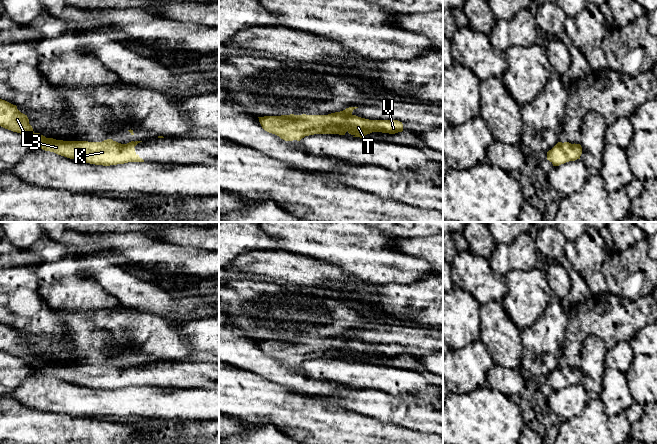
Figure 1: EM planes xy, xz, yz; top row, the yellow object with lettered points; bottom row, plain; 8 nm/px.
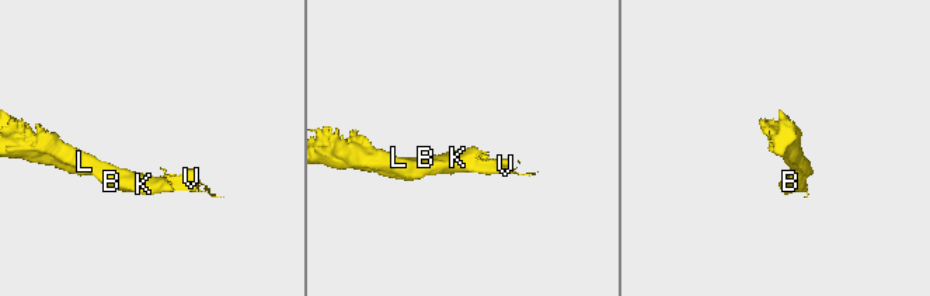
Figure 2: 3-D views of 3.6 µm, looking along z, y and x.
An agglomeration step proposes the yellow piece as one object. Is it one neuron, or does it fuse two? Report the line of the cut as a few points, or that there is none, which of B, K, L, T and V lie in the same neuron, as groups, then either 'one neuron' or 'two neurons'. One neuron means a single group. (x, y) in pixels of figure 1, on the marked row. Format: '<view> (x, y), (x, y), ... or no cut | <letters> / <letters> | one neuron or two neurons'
no cut | B K L T V | one neuron

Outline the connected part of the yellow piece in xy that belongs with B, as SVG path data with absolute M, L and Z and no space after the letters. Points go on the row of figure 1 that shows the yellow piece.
M0 99L0 126L17 132L26 136L30 141L33 142L37 147L45 150L54 152L58 155L90 163L95 165L117 165L124 164L128 162L144 162L142 158L135 152L135 146L142 141L131 141L127 144L121 144L112 139L107 139L102 142L88 142L88 141L63 141L56 140L53 138L46 138L40 133L35 133L32 126L29 124L29 119L27 115L21 113L16 105L13 105L5 100Z

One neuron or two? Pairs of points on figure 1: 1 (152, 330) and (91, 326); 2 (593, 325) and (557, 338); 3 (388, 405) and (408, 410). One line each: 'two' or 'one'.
1: one
2: two
3: one

